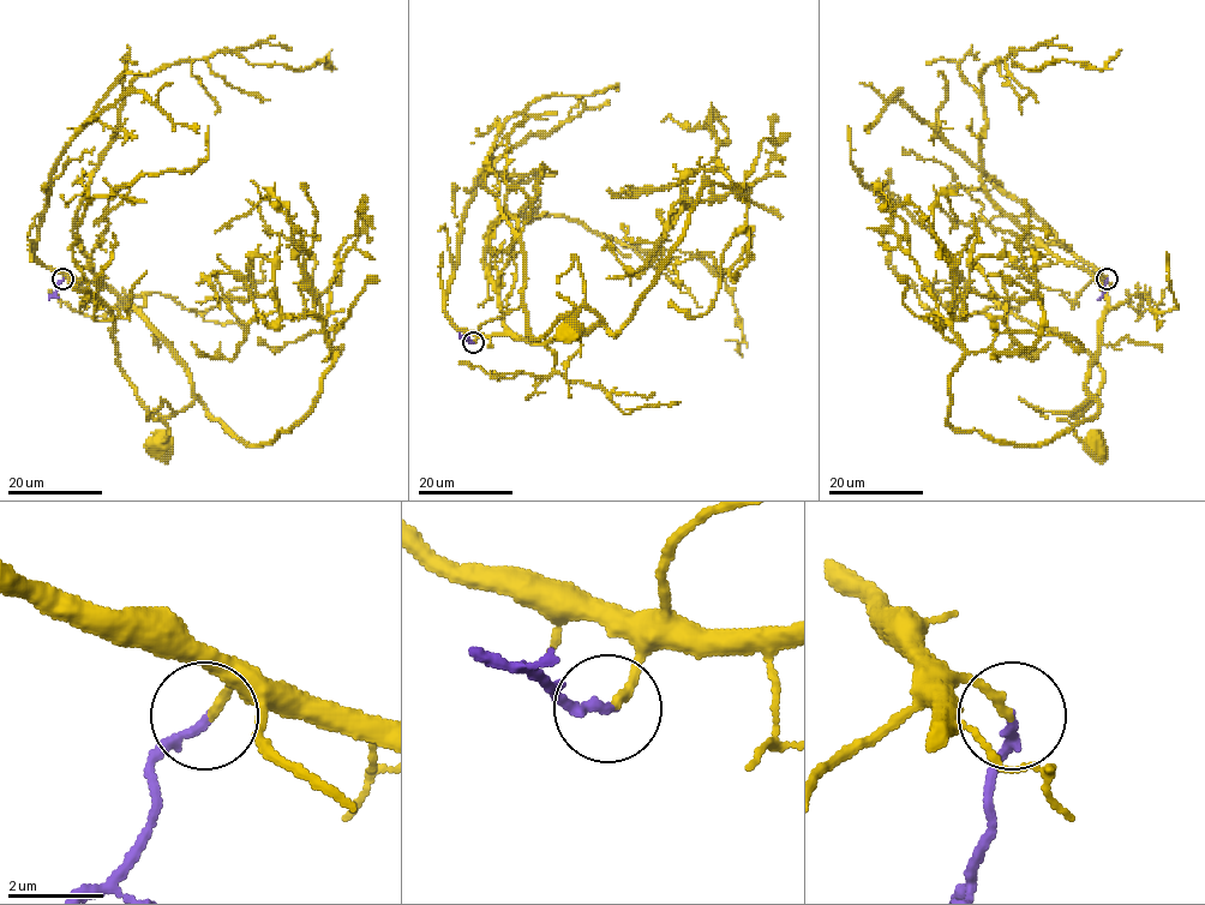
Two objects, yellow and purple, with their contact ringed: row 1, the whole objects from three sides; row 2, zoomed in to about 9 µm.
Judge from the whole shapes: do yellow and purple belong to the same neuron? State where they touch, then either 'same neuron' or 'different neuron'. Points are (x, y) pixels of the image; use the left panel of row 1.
place (63, 279); same neuron

